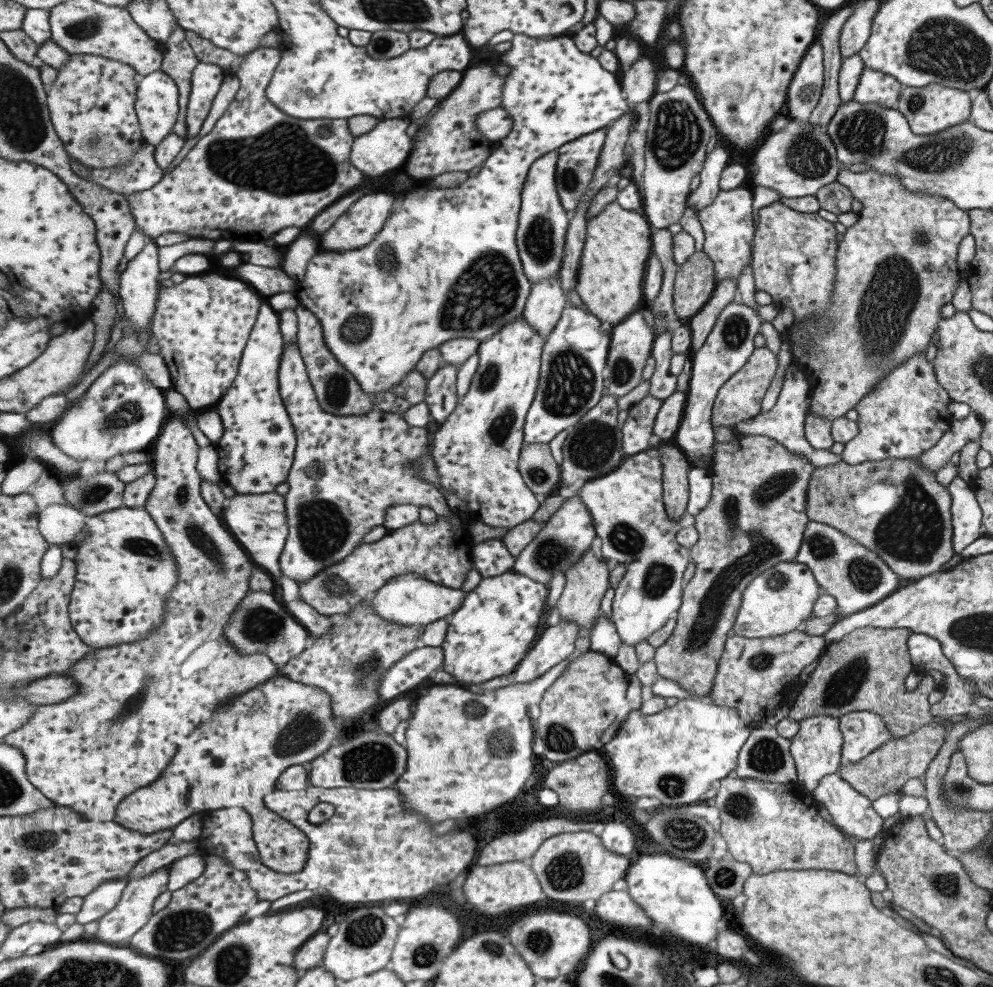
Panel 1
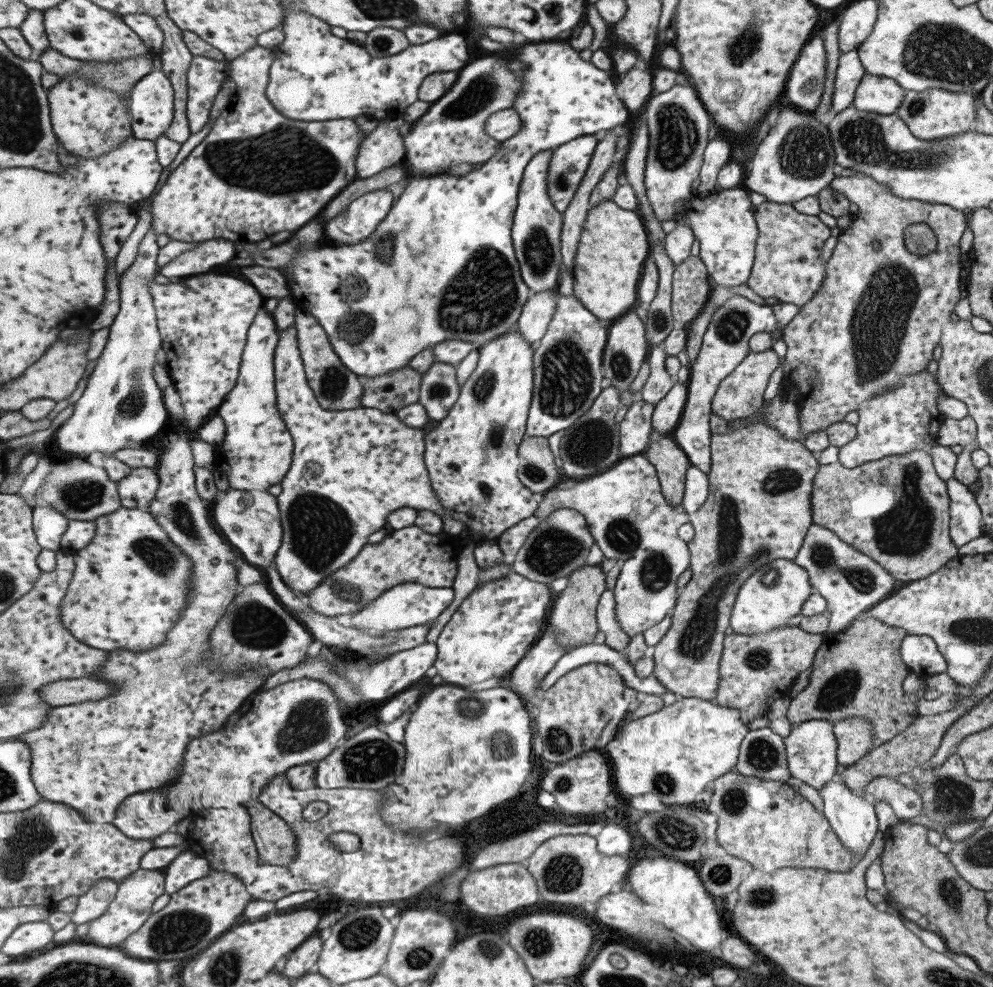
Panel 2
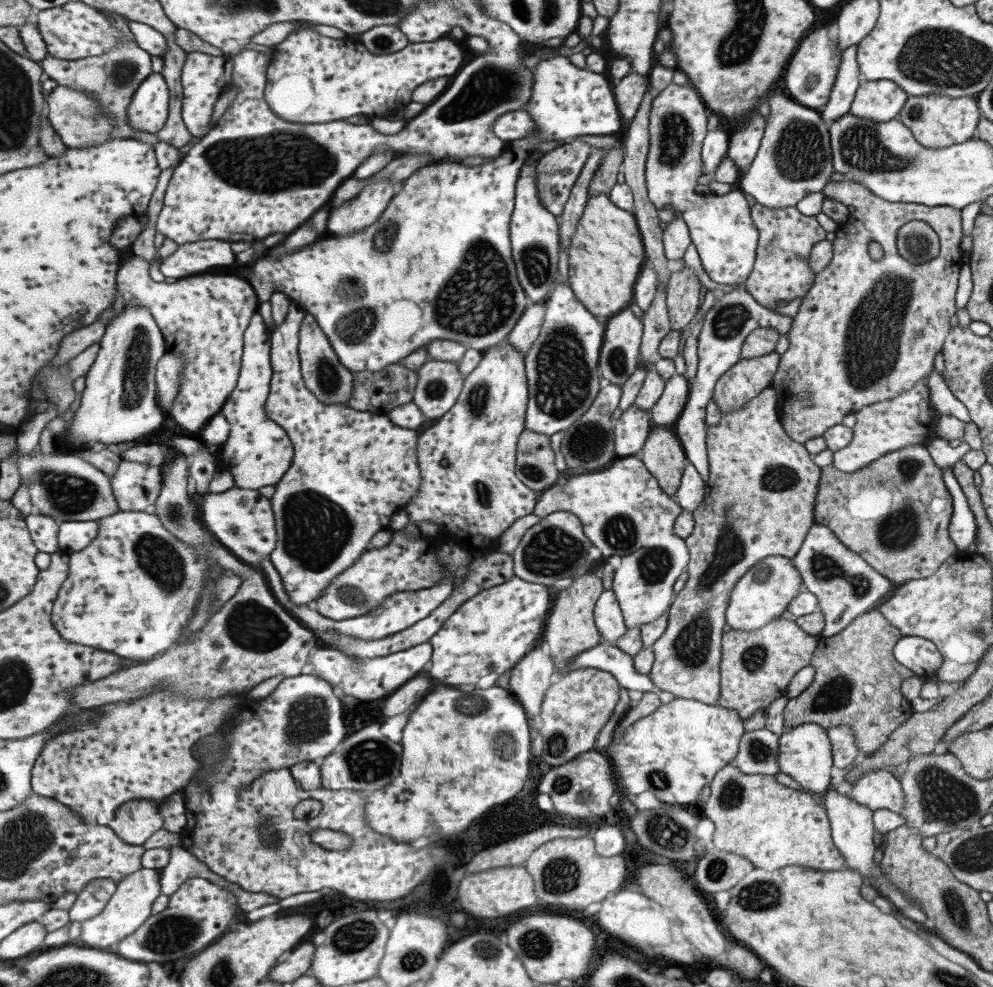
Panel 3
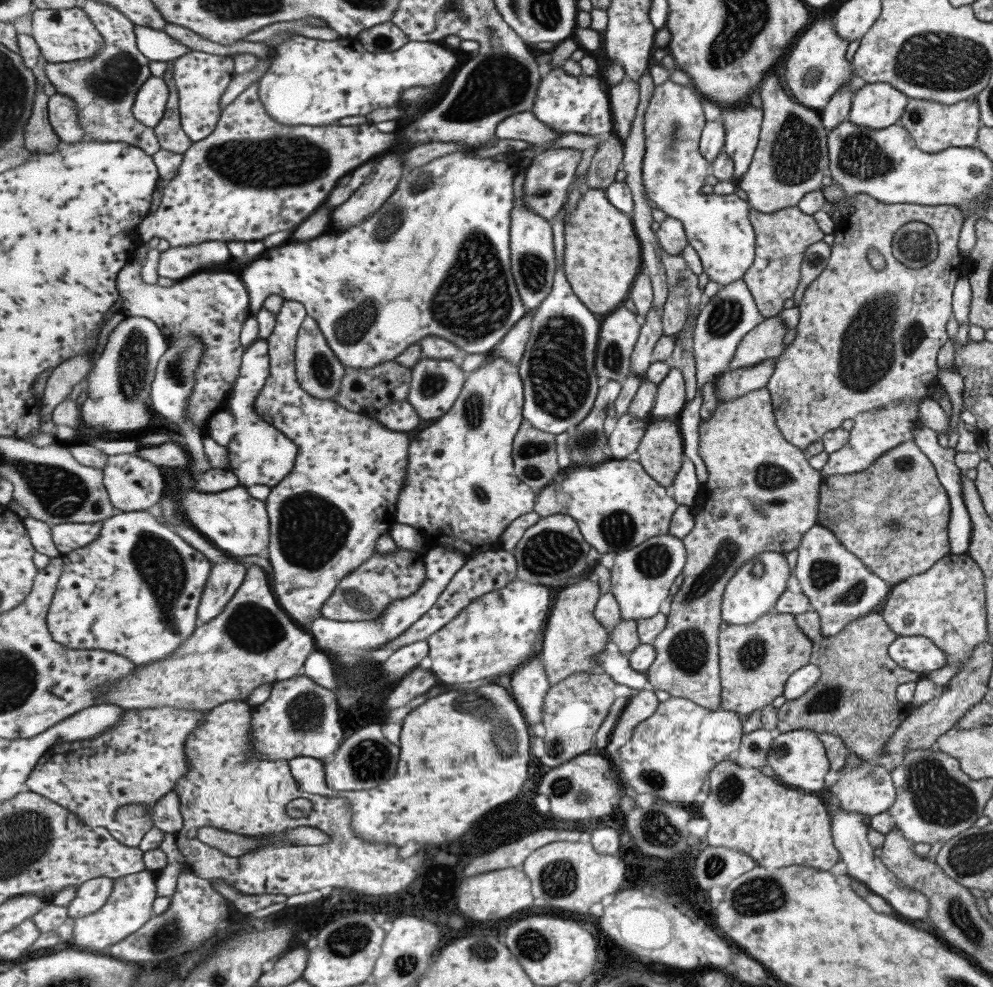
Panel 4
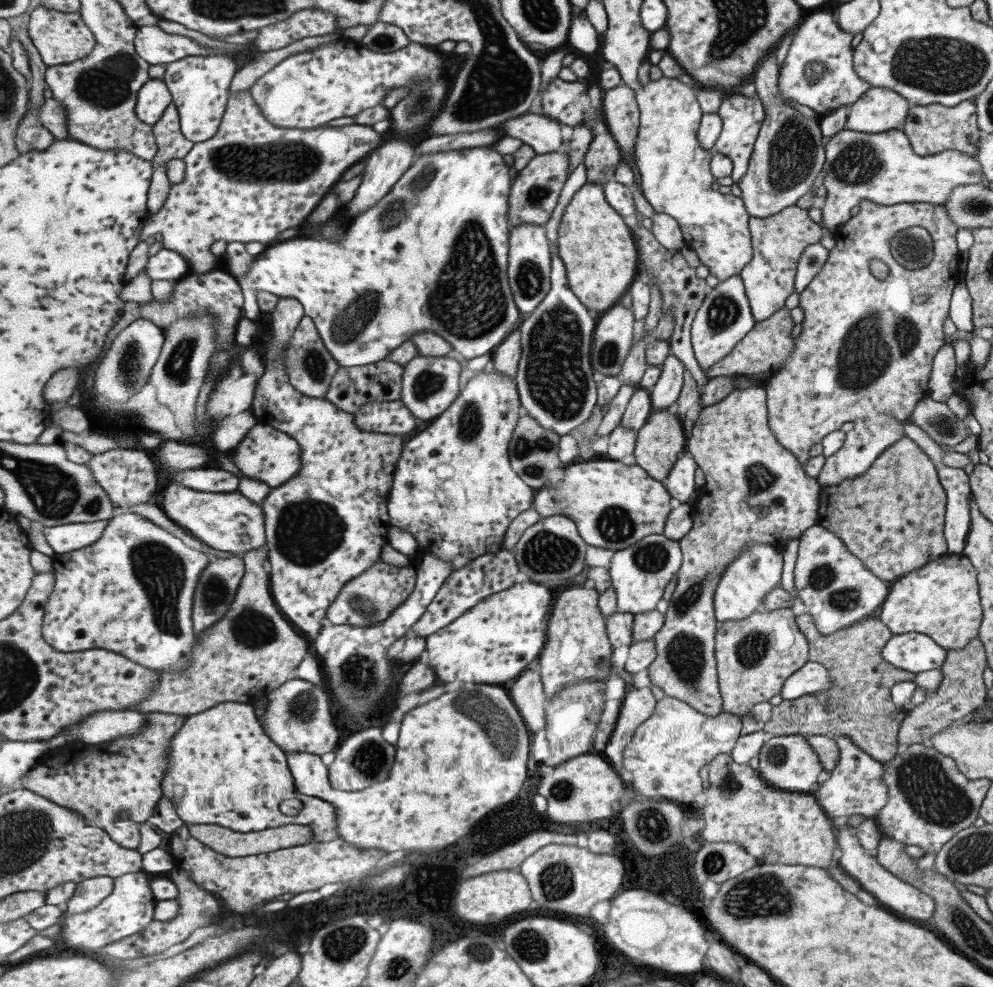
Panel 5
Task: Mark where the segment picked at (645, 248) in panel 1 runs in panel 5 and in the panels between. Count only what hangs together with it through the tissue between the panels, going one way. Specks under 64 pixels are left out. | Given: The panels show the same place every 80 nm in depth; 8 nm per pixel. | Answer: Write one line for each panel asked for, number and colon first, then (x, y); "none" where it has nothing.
2: (609, 264)
3: (607, 252)
4: (602, 259)
5: (598, 248)

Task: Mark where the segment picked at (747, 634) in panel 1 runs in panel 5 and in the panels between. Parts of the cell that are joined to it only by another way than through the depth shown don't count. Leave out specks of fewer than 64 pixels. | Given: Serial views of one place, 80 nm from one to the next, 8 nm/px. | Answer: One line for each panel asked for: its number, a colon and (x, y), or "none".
2: (772, 595)
3: (760, 595)
4: (755, 588)
5: (756, 570)

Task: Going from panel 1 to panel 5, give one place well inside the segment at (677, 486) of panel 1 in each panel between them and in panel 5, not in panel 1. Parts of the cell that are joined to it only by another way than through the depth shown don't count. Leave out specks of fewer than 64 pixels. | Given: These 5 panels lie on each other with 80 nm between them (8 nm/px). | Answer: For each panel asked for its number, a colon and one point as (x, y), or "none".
2: (671, 464)
3: (662, 454)
4: (660, 452)
5: (658, 443)

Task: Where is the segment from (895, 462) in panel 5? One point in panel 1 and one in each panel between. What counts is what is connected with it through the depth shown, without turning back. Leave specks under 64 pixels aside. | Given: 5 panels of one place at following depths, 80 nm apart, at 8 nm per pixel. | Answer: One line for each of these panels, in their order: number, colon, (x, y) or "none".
1: (895, 508)
2: (894, 510)
3: (894, 513)
4: (893, 516)

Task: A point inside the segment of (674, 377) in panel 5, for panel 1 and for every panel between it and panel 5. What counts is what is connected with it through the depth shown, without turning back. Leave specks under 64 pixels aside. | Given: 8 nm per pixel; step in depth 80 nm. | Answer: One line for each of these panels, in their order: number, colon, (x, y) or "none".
1: (669, 417)
2: (667, 414)
3: (664, 414)
4: (670, 399)

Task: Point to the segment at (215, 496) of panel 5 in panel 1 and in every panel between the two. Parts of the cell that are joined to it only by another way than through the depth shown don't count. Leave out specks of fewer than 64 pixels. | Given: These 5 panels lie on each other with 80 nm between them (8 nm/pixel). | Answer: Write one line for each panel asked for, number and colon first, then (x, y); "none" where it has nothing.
1: (259, 521)
2: (251, 520)
3: (242, 520)
4: (233, 521)

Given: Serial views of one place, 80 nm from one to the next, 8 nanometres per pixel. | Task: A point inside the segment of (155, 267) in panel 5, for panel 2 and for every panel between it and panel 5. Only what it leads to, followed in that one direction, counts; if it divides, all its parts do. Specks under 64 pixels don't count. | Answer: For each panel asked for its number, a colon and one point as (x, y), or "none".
2: (199, 260)
3: (189, 259)
4: (178, 263)

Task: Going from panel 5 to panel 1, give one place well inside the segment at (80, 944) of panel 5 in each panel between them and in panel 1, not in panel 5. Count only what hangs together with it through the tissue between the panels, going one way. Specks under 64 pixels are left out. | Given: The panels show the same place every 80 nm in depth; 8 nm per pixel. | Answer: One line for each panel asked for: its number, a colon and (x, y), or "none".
1: (133, 912)
2: (133, 907)
3: (131, 906)
4: (130, 907)

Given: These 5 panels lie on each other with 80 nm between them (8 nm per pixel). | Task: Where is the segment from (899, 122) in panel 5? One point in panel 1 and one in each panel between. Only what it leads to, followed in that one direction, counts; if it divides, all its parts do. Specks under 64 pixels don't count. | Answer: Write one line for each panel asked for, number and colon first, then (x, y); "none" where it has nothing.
1: (874, 87)
2: (878, 95)
3: (878, 101)
4: (878, 105)

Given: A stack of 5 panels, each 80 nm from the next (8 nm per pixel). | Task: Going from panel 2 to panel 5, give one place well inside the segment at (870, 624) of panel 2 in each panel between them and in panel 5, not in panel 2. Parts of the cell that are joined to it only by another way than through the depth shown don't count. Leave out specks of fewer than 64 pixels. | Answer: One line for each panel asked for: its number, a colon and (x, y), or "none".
3: (856, 682)
4: (854, 697)
5: (857, 704)

